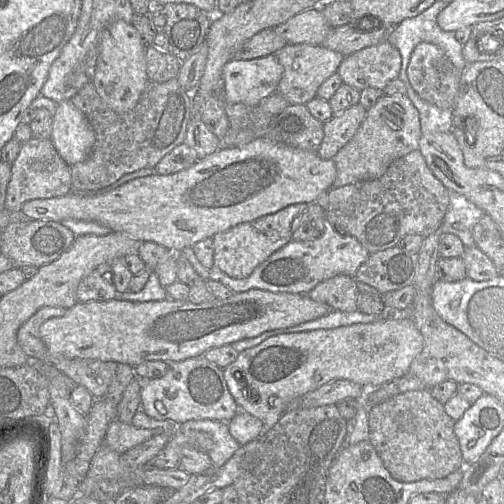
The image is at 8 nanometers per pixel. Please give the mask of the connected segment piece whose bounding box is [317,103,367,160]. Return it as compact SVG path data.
M360 104L333 115L323 123L324 136L317 154L324 160L333 159L356 134L367 110Z

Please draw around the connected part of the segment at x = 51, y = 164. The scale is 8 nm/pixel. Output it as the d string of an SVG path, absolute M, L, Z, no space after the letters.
M31 137L21 145L12 163L11 178L6 191L5 210L19 212L26 201L60 197L70 193L71 190L70 166L60 157L51 139Z

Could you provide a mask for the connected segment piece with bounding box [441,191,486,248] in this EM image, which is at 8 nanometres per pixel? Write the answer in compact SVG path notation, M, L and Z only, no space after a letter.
M449 191L449 208L441 225L443 234L454 234L466 248L476 247L472 230L486 213L463 195Z

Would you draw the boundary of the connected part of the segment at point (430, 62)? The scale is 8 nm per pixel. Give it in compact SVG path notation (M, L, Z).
M427 42L415 46L407 68L417 95L442 109L454 109L461 75L443 50Z

